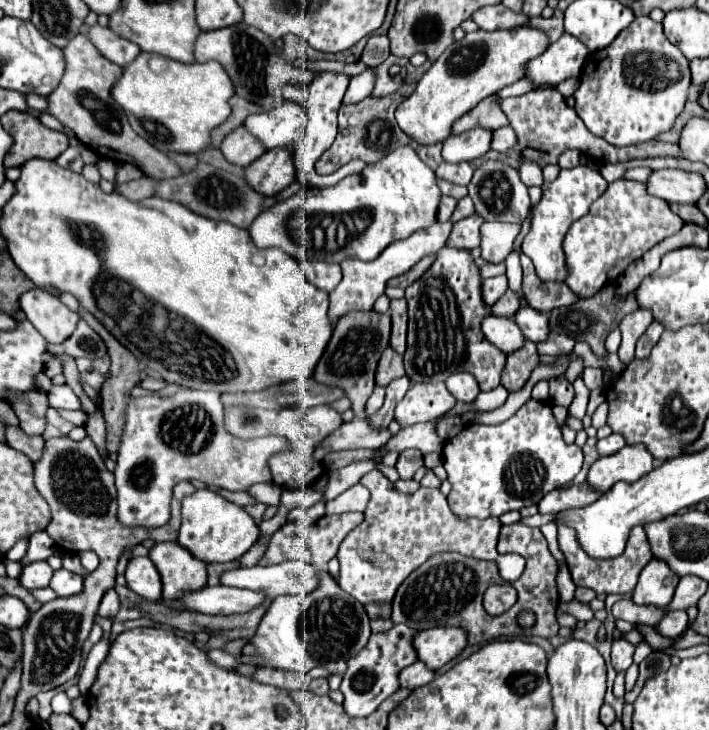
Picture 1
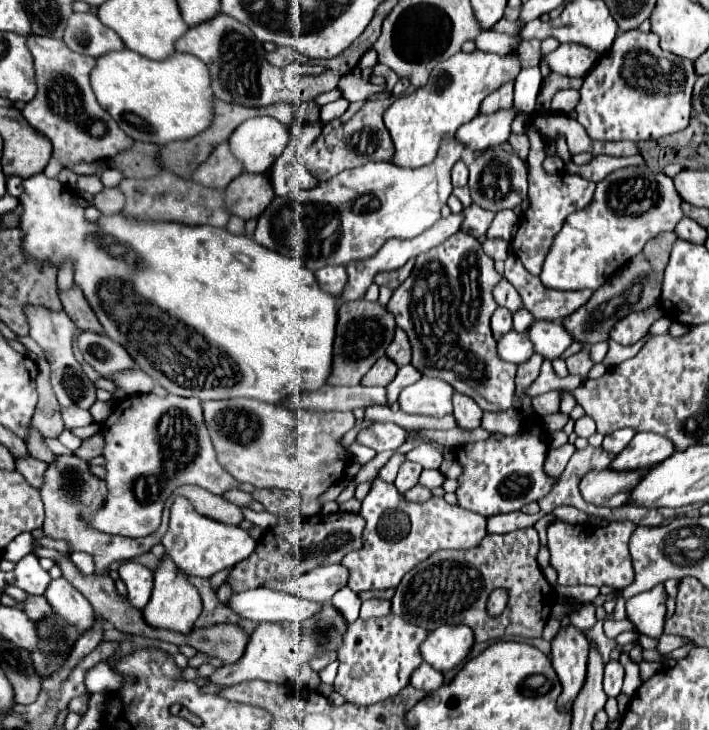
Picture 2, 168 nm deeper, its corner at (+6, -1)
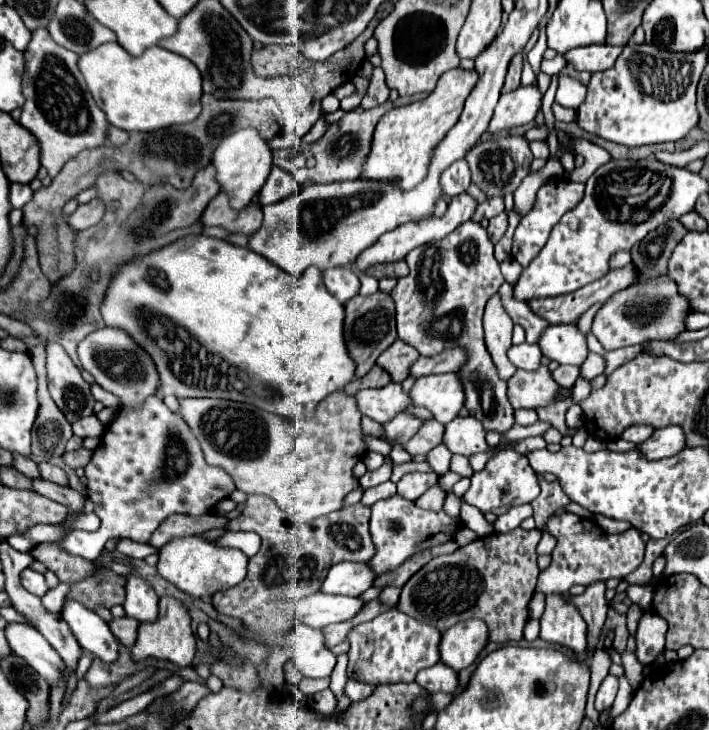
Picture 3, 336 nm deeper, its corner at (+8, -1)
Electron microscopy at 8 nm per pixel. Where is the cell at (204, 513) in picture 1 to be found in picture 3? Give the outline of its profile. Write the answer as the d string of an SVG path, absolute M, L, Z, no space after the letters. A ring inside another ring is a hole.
M194 535L184 539L172 539L160 549L158 573L184 593L192 597L206 597L214 595L216 591L226 591L238 585L246 577L246 565L248 557L244 553L236 549L222 549L212 541L204 541L198 535Z

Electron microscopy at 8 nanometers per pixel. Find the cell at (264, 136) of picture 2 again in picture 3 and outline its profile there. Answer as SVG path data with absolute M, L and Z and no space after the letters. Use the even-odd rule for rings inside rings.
M240 129L228 135L214 151L212 165L216 169L216 181L220 189L230 197L230 207L234 211L242 211L254 195L264 185L270 169L272 169L272 151L264 139L260 139L256 129Z

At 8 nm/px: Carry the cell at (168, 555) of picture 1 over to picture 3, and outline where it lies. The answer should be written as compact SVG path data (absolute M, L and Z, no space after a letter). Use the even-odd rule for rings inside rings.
M162 597L158 621L140 625L138 641L130 649L130 655L132 655L132 661L144 661L148 657L154 657L154 659L170 661L178 667L190 667L194 661L194 655L196 655L196 637L190 629L190 615L188 615L186 607L172 597Z

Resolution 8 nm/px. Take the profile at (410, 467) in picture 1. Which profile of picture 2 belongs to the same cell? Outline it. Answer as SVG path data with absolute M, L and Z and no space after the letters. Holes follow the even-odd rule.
M404 461L404 463L400 465L398 477L396 477L396 481L394 481L396 489L398 489L400 493L404 493L404 491L408 491L410 487L414 487L414 485L418 483L420 471L422 471L422 465L412 463L412 461Z

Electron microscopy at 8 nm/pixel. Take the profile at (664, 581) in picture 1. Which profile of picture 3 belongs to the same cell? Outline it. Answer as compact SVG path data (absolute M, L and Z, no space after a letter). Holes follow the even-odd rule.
M644 613L640 617L640 625L636 631L636 659L642 665L652 665L656 657L664 651L664 637L666 637L666 621L660 615Z

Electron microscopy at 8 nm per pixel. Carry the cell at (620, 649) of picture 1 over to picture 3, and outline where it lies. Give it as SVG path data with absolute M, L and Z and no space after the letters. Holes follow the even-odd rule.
M608 675L602 681L602 685L600 685L598 693L596 693L596 711L598 713L604 713L606 709L612 707L614 697L616 697L616 691L618 691L618 679L614 675Z

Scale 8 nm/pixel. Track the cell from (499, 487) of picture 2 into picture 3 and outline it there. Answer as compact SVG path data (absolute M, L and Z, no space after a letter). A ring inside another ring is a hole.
M500 451L494 457L490 457L490 461L486 463L486 467L480 473L474 473L472 485L462 499L468 505L478 507L482 513L502 515L516 505L532 503L538 497L538 493L540 493L538 479L536 479L536 473L532 471L528 459L514 451Z

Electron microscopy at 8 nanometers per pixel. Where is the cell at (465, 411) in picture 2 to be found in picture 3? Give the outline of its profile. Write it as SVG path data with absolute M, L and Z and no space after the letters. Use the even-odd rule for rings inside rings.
M456 417L446 425L444 445L458 455L470 457L474 453L490 453L492 449L486 445L486 433L480 427L480 421L474 417Z

